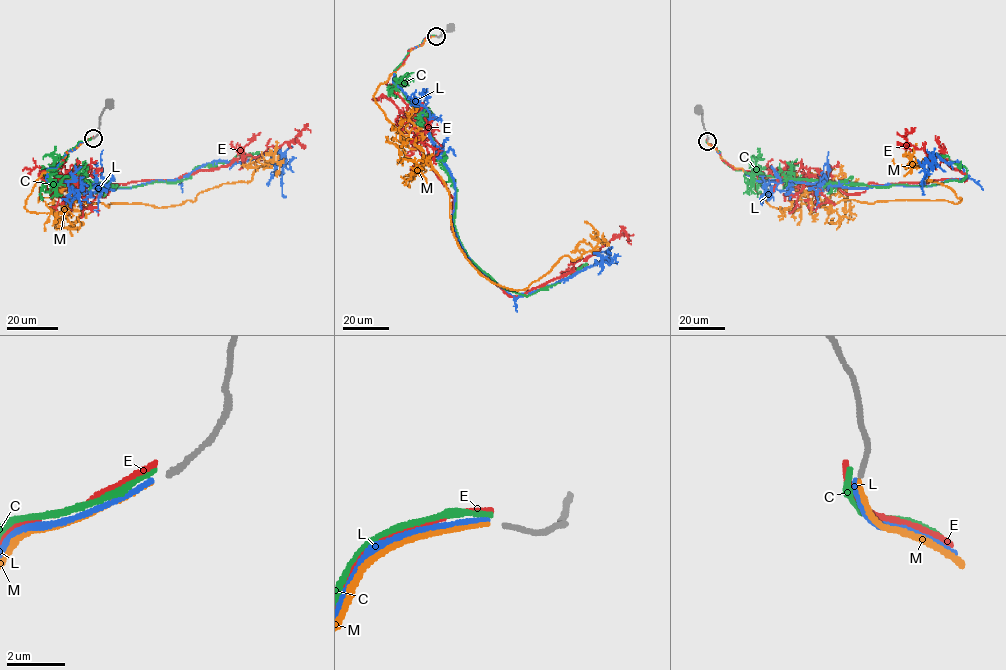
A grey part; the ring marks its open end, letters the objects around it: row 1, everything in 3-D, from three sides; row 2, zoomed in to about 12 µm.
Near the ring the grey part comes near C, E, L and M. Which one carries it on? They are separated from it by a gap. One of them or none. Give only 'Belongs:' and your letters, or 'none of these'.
Belongs: M

